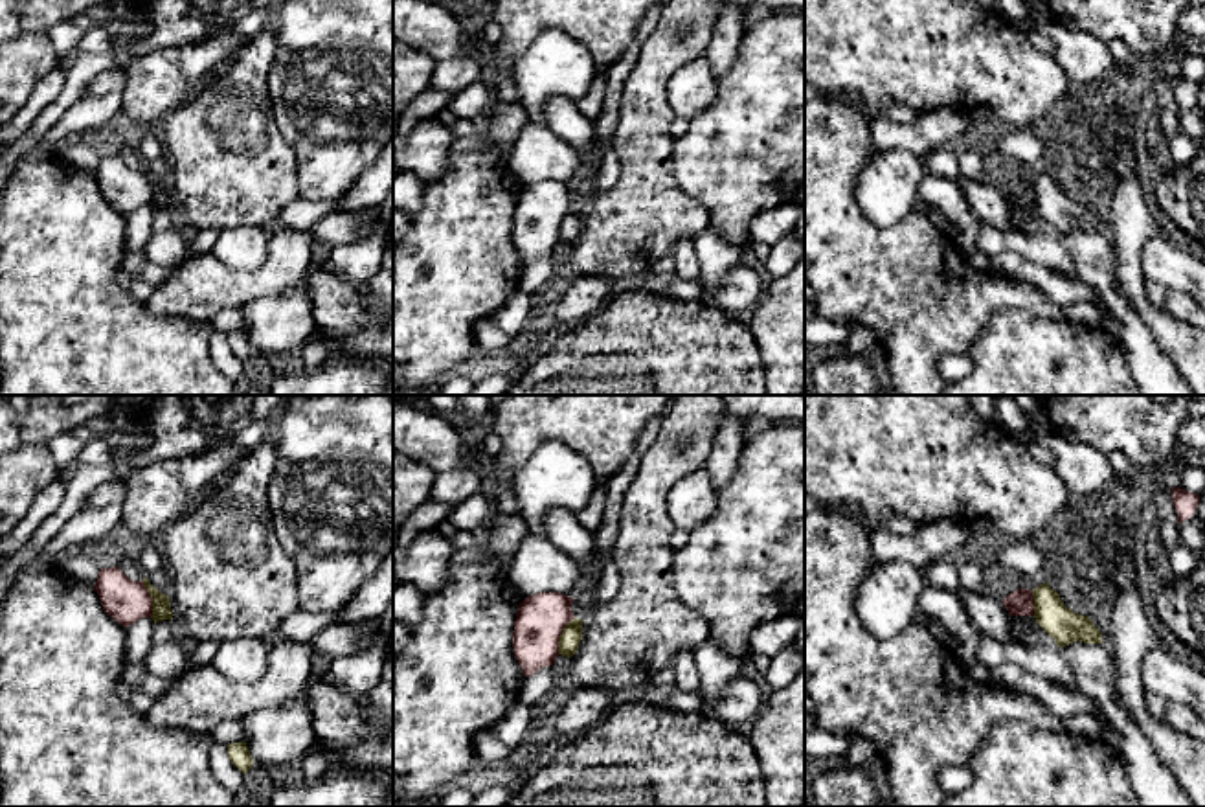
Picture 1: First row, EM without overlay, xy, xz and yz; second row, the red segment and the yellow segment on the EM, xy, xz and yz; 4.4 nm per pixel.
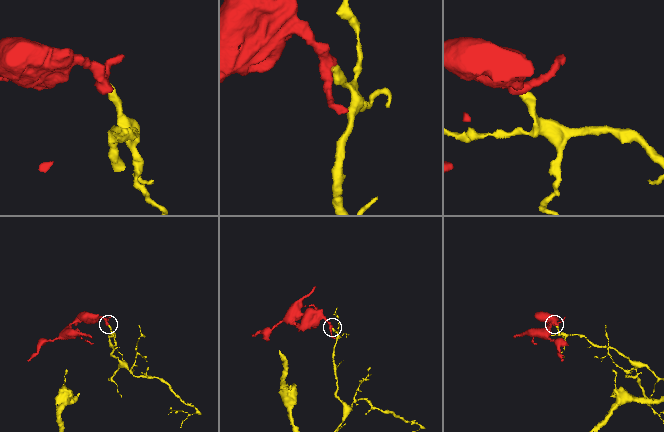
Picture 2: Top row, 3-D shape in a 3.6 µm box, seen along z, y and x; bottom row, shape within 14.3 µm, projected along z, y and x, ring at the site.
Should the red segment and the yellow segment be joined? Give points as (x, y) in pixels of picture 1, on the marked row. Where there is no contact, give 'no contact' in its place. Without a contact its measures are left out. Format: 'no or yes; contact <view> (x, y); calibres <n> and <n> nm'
no; contact xz (561, 633); calibres 220 and 90 nm

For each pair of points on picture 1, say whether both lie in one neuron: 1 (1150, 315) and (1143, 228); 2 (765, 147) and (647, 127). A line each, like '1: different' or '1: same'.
1: same
2: different

